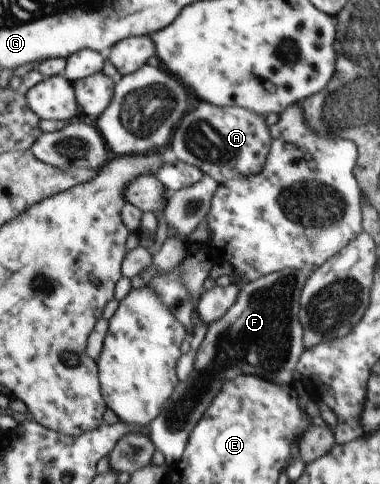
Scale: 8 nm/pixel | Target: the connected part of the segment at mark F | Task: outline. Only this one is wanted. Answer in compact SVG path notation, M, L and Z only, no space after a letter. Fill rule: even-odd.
M281 270L262 278L249 280L239 287L239 300L208 329L198 350L192 379L181 381L161 414L151 423L150 437L167 462L184 457L190 436L209 410L210 402L219 396L225 381L239 375L257 375L278 385L292 385L298 378L299 360L304 354L304 329L300 322L300 297L311 272Z

